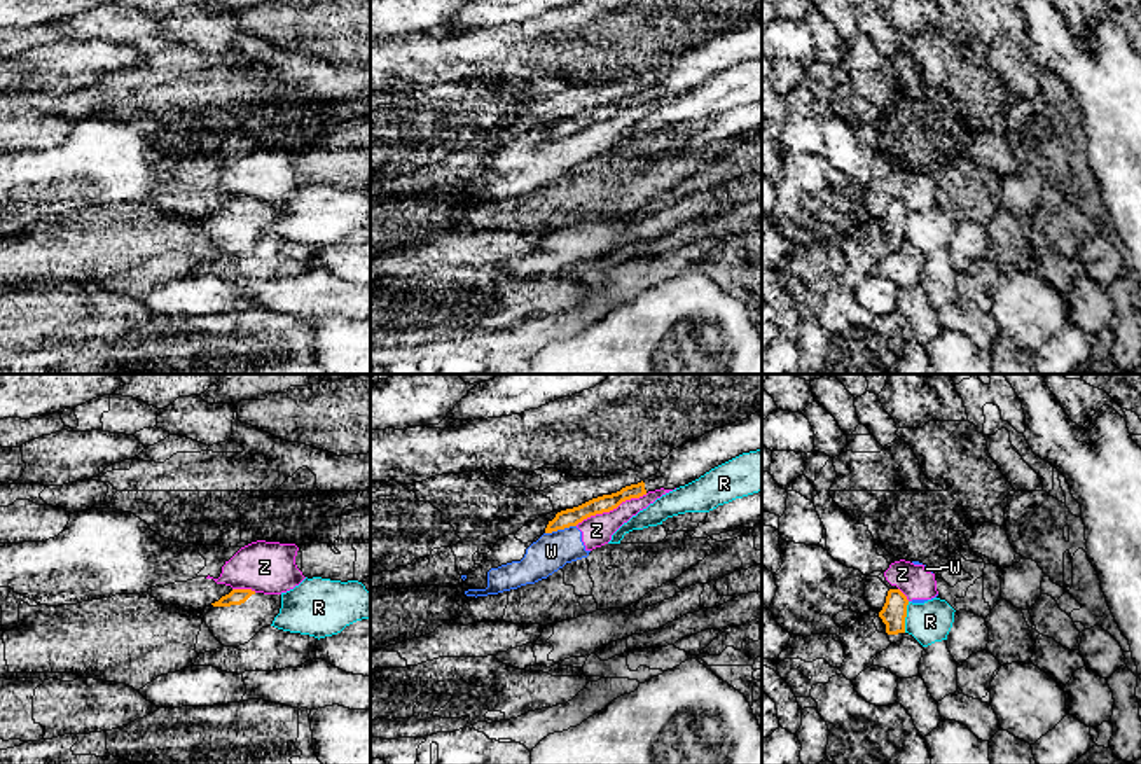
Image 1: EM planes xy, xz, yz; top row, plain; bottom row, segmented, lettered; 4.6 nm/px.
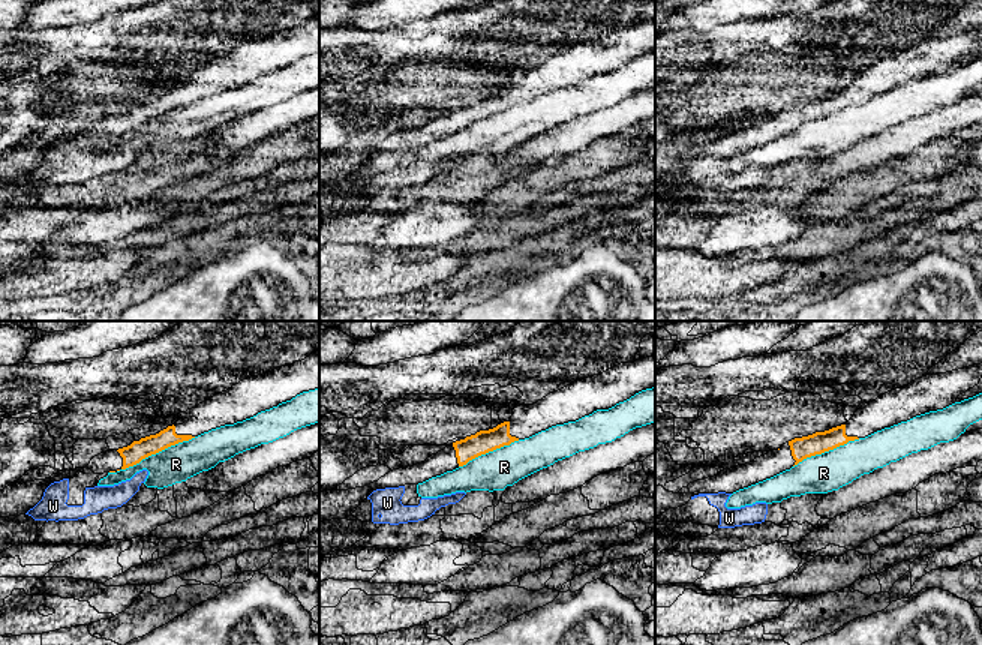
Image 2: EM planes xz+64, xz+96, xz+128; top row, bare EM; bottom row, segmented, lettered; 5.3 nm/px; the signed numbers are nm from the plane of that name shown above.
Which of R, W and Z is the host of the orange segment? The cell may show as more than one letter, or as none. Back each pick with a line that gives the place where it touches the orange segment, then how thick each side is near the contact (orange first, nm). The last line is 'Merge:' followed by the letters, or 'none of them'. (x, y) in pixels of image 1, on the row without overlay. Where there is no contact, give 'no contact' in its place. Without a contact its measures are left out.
Merge: none of them

